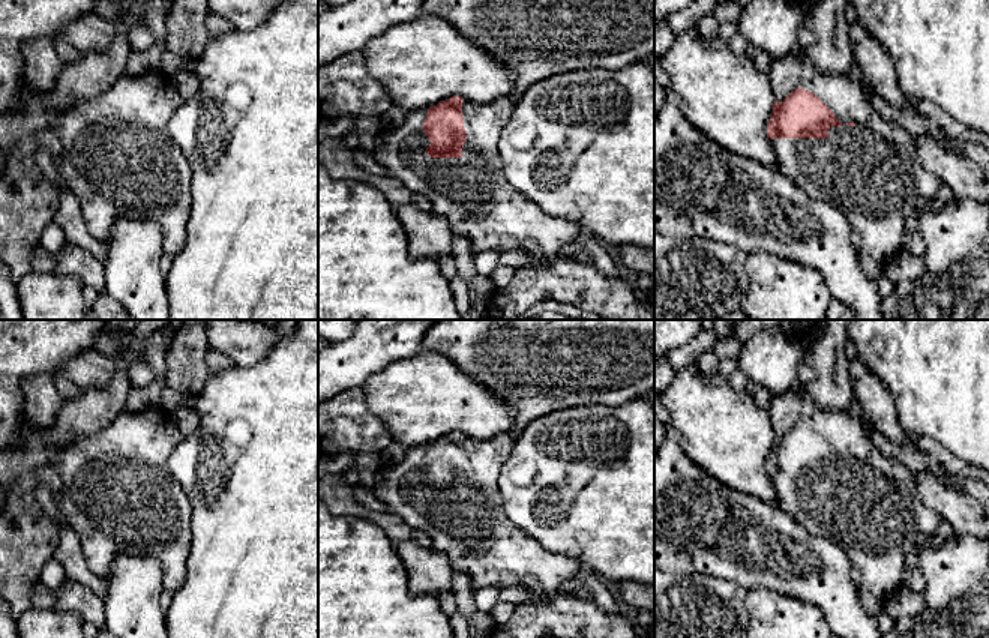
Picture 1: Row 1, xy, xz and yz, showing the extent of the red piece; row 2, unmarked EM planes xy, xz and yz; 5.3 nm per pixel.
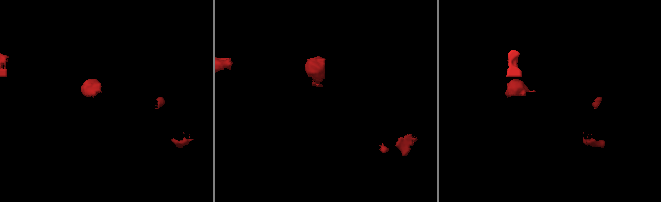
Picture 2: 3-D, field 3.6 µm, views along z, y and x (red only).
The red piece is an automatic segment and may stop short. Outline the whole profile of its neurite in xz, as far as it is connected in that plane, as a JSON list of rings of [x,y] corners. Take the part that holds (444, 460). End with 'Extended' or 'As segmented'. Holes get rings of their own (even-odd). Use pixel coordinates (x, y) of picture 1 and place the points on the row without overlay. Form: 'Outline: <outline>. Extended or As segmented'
Outline: [[[452,432],[434,443],[410,447],[393,465],[383,464],[375,471],[372,492],[408,527],[426,533],[432,540],[431,548],[443,552],[455,570],[468,576],[473,591],[521,587],[533,591],[527,603],[546,603],[561,594],[564,582],[576,579],[581,561],[545,549],[507,518],[498,476],[513,444],[515,438],[509,434],[474,440]]]. Extended

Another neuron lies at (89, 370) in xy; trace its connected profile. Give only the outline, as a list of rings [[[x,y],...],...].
[[[86,348],[57,369],[54,377],[63,377],[81,389],[98,389],[111,383],[116,369],[111,357],[95,348]]]

